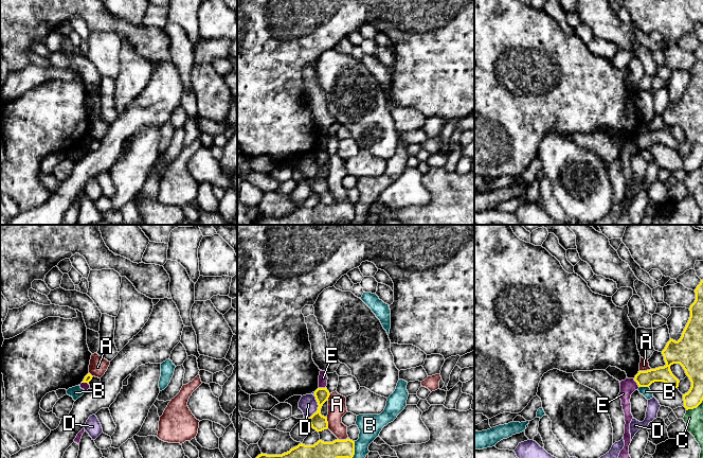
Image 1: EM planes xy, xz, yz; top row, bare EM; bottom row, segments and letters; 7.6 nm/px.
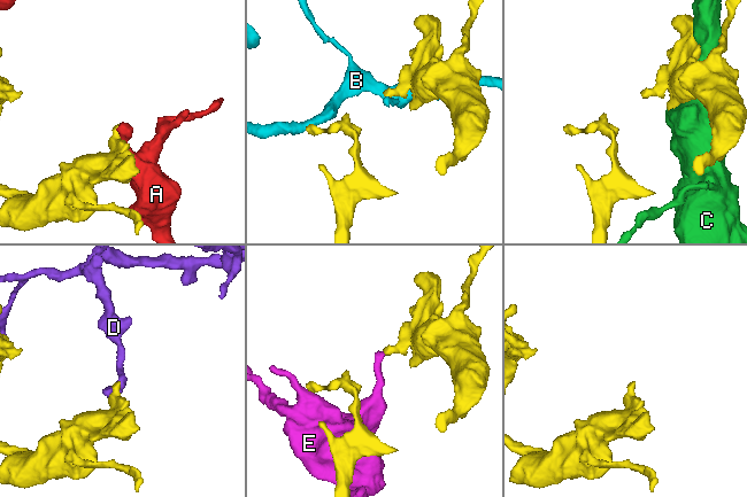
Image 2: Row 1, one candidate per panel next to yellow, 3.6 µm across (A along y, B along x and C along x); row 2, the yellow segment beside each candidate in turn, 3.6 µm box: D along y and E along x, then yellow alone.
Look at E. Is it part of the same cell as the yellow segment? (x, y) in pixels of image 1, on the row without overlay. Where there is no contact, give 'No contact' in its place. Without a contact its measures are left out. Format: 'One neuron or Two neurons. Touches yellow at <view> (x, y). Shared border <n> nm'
Two neurons. Touches yellow at yz (636, 144). Shared border 80 nm

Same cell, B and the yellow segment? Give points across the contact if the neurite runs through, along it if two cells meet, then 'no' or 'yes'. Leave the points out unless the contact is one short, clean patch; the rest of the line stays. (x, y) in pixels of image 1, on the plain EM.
no

